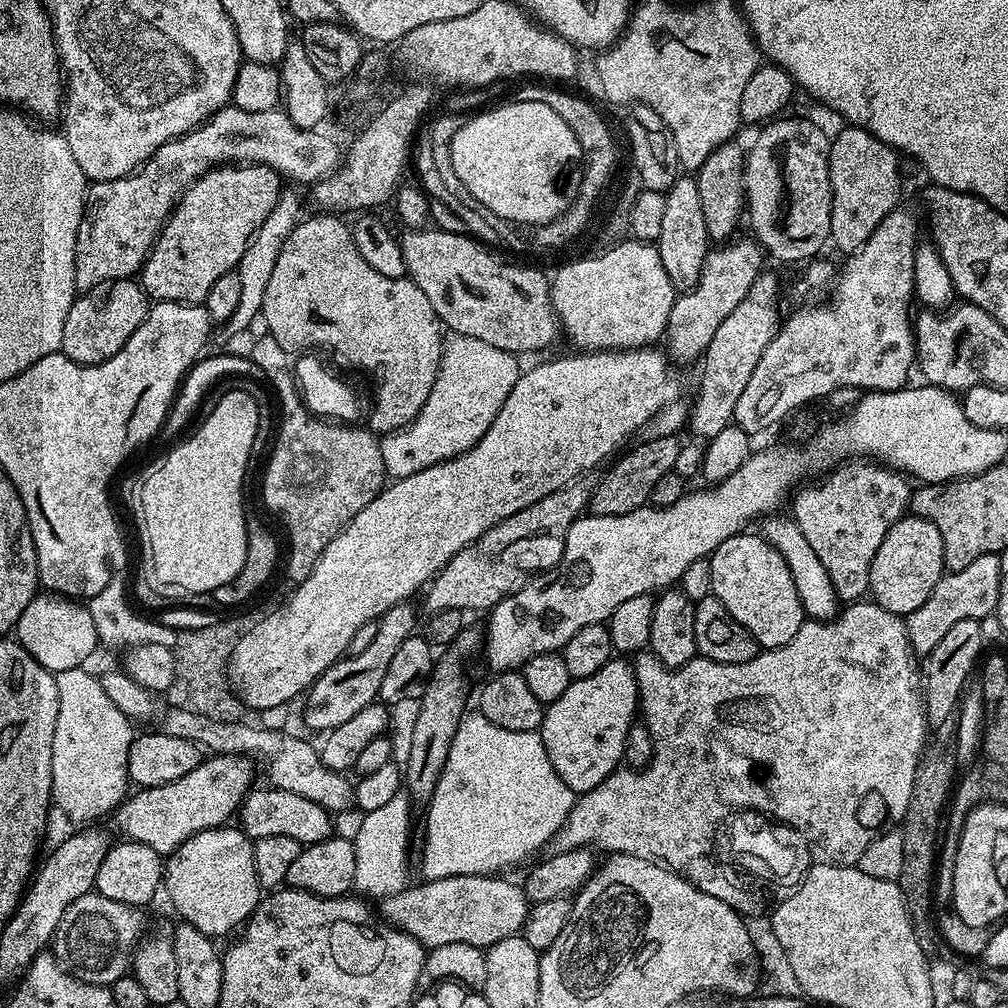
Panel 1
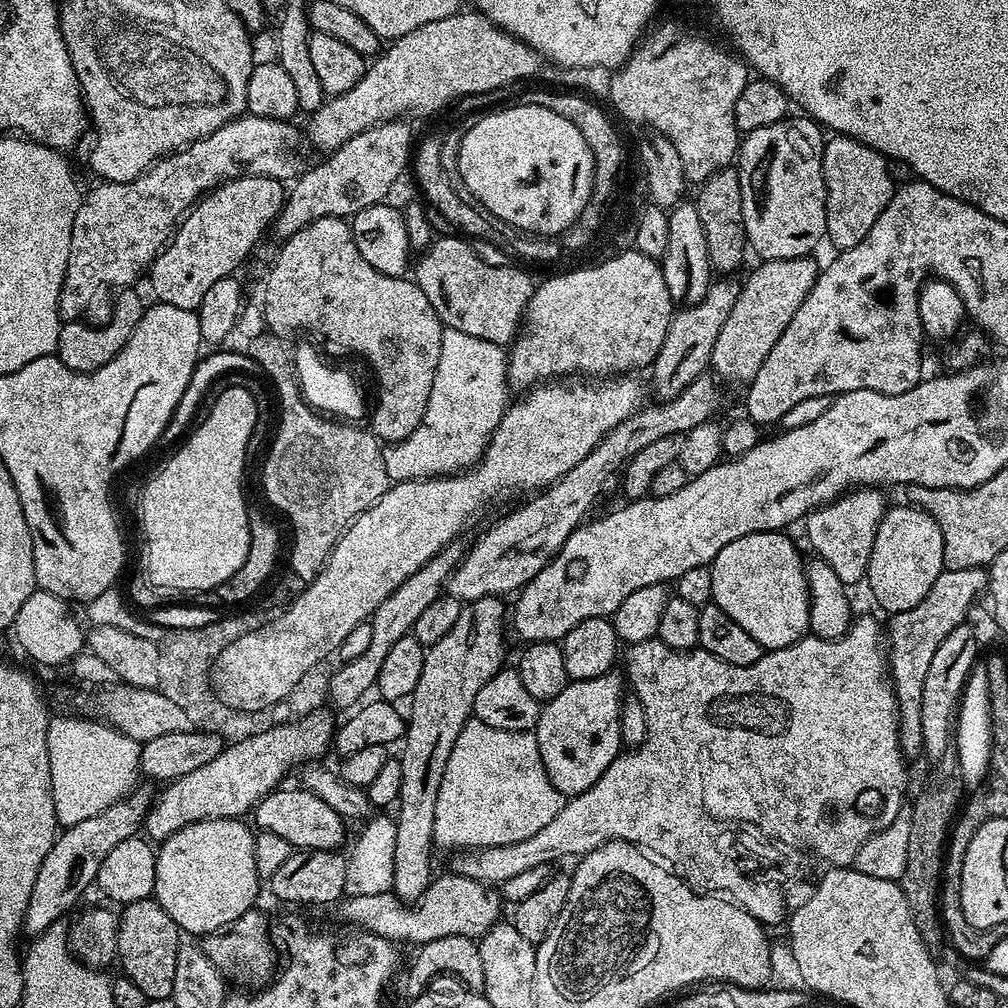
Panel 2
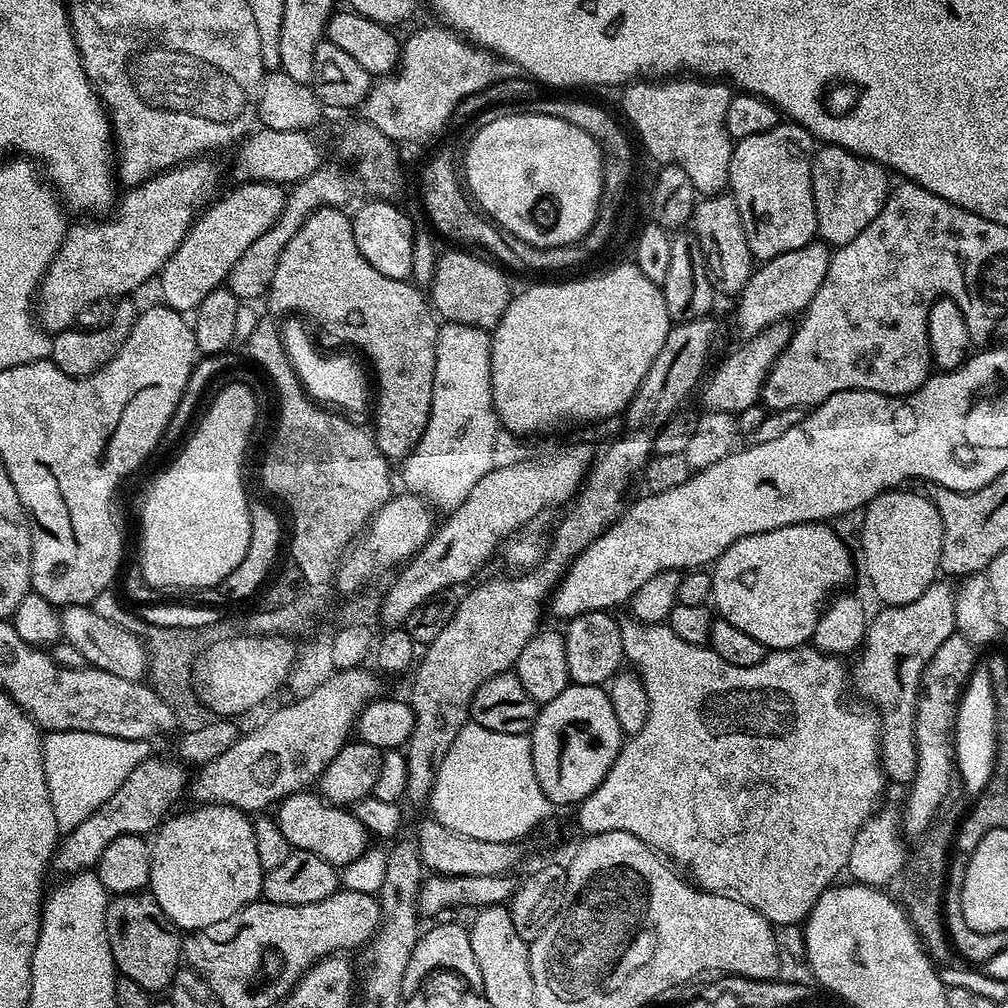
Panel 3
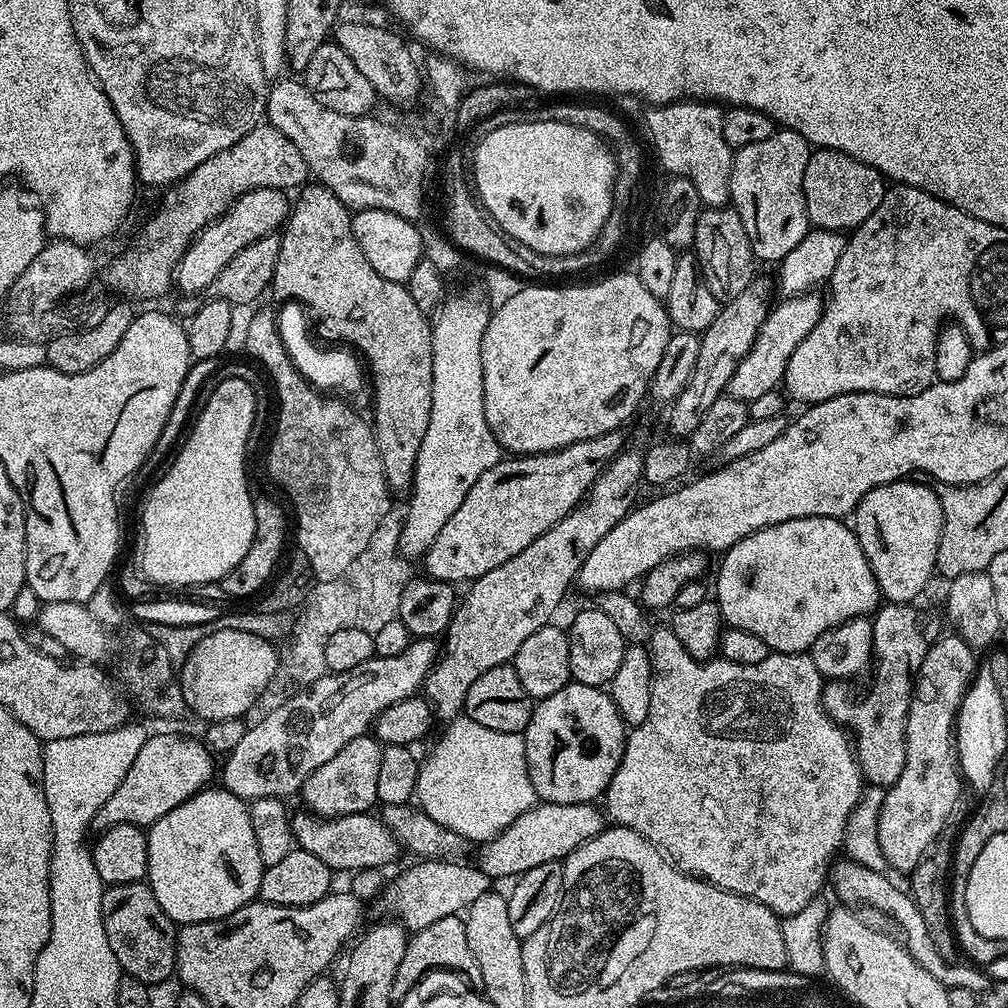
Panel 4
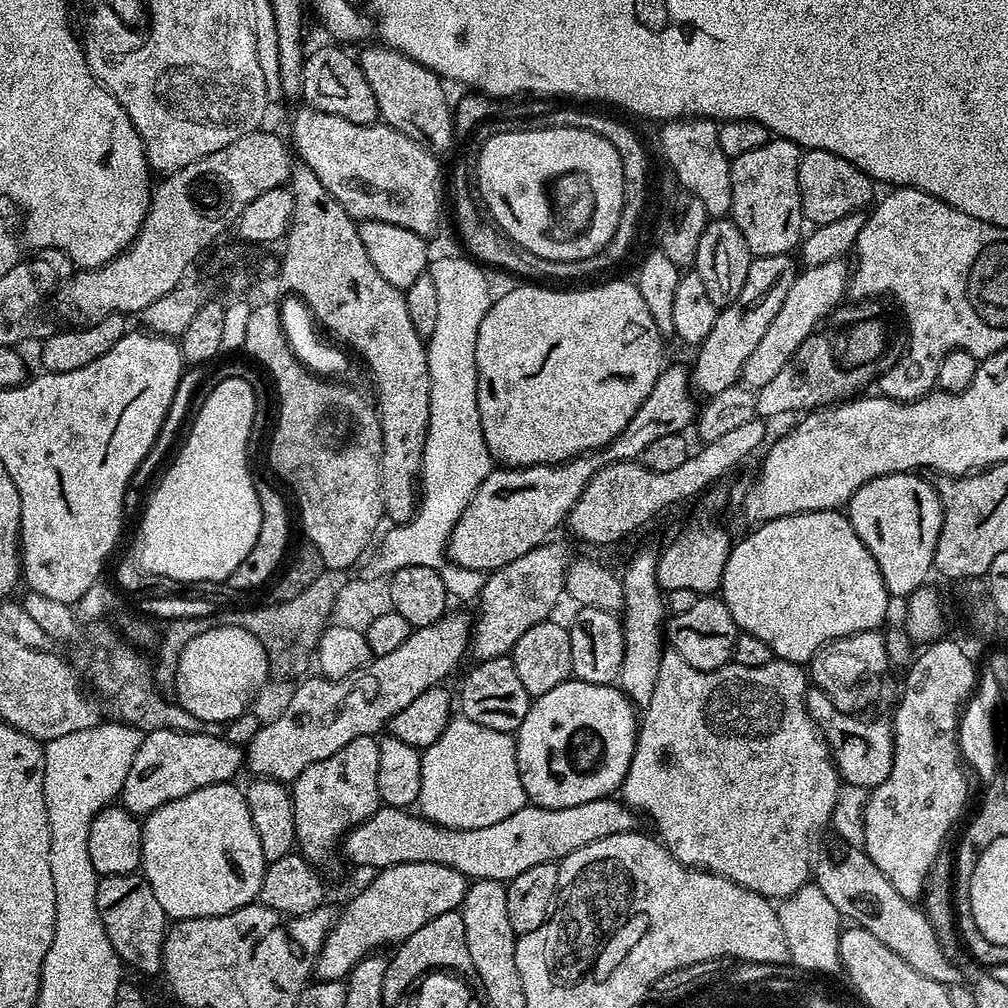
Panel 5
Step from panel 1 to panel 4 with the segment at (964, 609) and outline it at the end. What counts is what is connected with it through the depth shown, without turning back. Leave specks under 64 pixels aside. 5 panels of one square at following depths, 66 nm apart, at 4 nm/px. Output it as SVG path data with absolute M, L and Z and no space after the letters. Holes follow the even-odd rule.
M885 603L877 607L872 621L872 656L876 660L876 673L872 676L872 685L861 700L855 700L848 693L849 685L844 682L825 683L822 702L828 716L835 724L843 726L854 737L856 760L860 764L860 774L869 785L881 790L892 787L898 778L902 778L902 770L906 766L906 718L908 707L912 701L912 686L916 670L922 666L922 658L926 658L930 636L924 633L924 616L912 604Z

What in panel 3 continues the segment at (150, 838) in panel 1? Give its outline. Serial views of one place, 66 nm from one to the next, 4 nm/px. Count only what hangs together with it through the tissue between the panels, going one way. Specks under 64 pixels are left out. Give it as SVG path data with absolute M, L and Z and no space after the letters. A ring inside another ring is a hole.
M361 666L359 668L345 668L337 671L328 681L317 684L311 690L305 691L308 693L305 694L304 700L294 701L289 708L278 709L273 716L266 717L265 720L253 730L253 732L245 731L243 735L241 735L240 739L234 742L234 746L230 746L230 750L226 750L226 754L221 754L221 756L214 762L203 765L203 767L197 771L200 773L198 773L197 776L194 776L194 779L190 784L190 796L192 792L193 798L196 799L193 801L199 802L200 804L225 804L226 806L234 806L238 810L242 810L249 814L260 814L265 810L268 810L268 807L271 809L273 806L279 805L280 801L285 800L290 794L311 789L313 785L319 781L321 774L324 773L329 762L338 754L338 750L342 750L344 748L346 743L344 732L351 733L353 731L354 718L359 716L360 709L368 705L369 700L377 699L378 692L376 692L375 676L377 673L375 671L372 671L373 673L367 672L366 669L367 667Z

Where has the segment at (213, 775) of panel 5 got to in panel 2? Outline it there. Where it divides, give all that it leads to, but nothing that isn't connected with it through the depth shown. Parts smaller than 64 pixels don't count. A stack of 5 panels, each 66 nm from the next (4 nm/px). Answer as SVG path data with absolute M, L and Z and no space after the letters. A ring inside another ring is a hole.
M140 786L112 806L107 806L100 814L87 818L76 827L65 827L57 835L54 846L50 846L50 854L42 858L38 878L34 878L34 886L30 890L30 902L26 906L22 925L29 937L38 936L52 923L59 921L76 899L88 887L91 889L95 885L98 866L102 866L106 854L110 854L118 842L126 842L126 838L137 835L143 829L144 819L148 817L153 803L154 792Z

